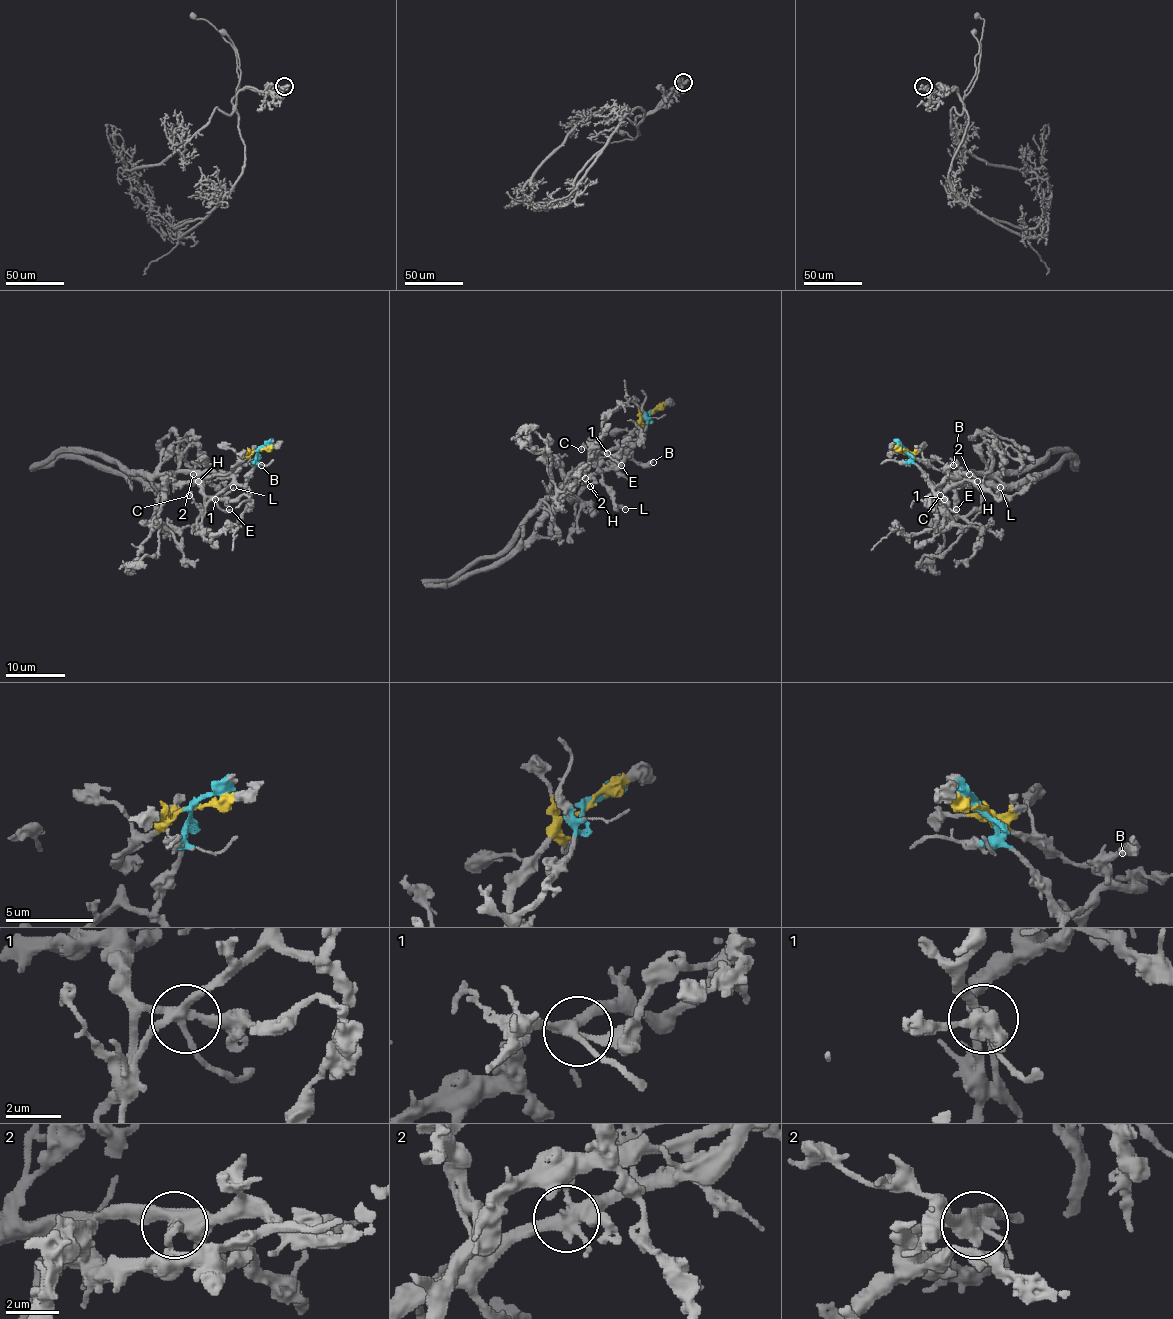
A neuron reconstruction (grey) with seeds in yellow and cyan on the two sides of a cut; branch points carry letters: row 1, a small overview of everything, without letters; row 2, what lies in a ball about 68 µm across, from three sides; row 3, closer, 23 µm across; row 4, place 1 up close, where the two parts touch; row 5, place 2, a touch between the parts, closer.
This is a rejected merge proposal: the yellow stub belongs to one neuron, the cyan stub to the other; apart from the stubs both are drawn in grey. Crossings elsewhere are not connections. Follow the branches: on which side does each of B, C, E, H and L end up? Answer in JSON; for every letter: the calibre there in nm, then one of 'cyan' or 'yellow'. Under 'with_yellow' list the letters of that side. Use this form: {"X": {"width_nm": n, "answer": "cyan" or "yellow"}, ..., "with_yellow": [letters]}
{"B": {"width_nm": 360, "answer": "yellow"}, "C": {"width_nm": 180, "answer": "cyan"}, "E": {"width_nm": 240, "answer": "cyan"}, "H": {"width_nm": 150, "answer": "yellow"}, "L": {"width_nm": 150, "answer": "yellow"}, "with_yellow": ["B", "H", "L"]}

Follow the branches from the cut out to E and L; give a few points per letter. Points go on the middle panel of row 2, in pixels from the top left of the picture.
E: (650, 412), (643, 435), (629, 448), (611, 450), (607, 454), (622, 466)
L: (650, 414), (641, 420), (626, 442), (625, 451), (598, 467), (614, 504), (625, 509)

